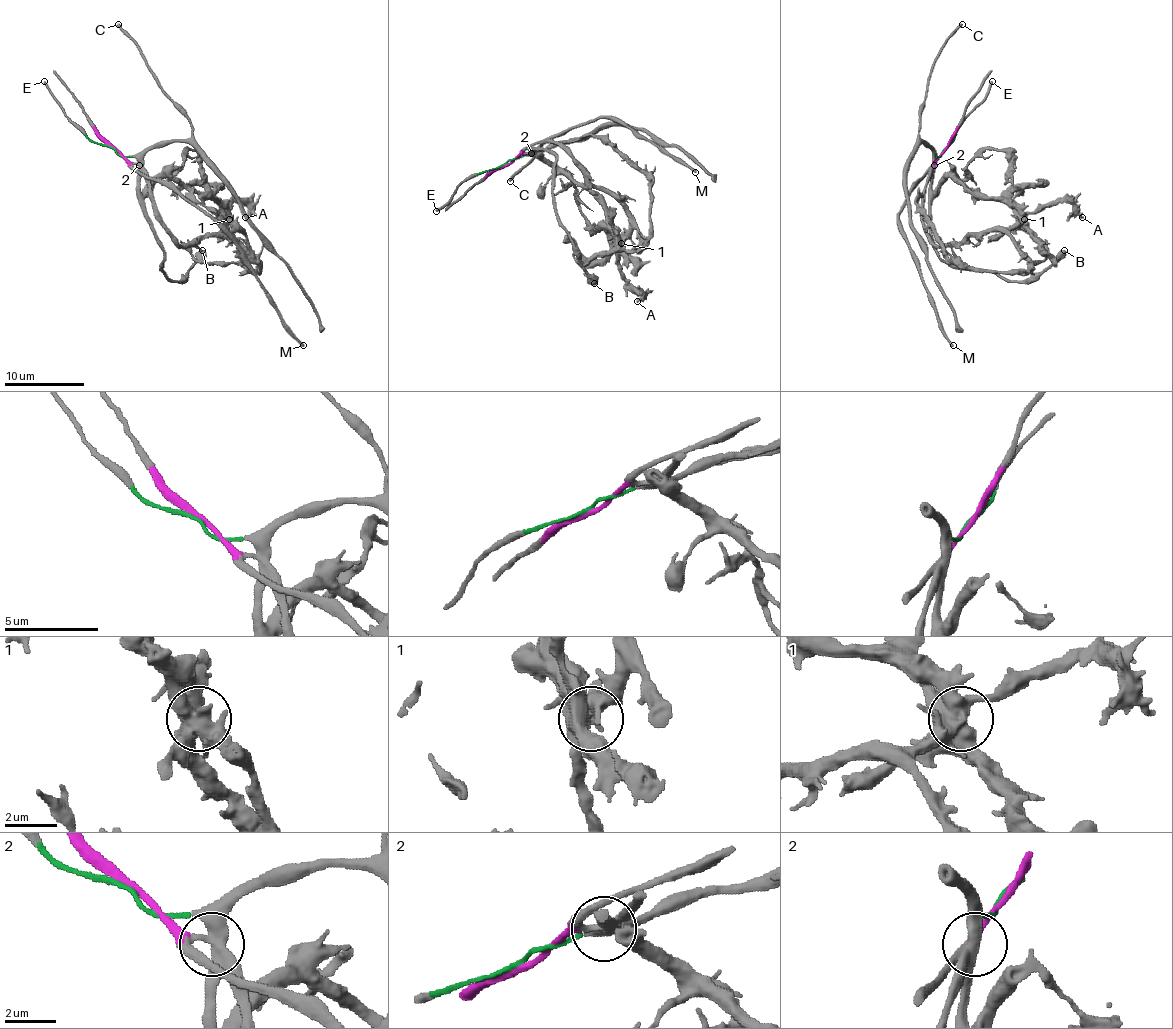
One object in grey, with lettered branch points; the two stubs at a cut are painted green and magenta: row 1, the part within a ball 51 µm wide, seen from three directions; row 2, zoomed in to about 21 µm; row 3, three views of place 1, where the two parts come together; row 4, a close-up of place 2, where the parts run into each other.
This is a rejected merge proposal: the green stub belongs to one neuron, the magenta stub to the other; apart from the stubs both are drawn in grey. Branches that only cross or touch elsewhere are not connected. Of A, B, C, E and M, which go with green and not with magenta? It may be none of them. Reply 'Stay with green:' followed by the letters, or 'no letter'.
Stay with green: B, C, E

